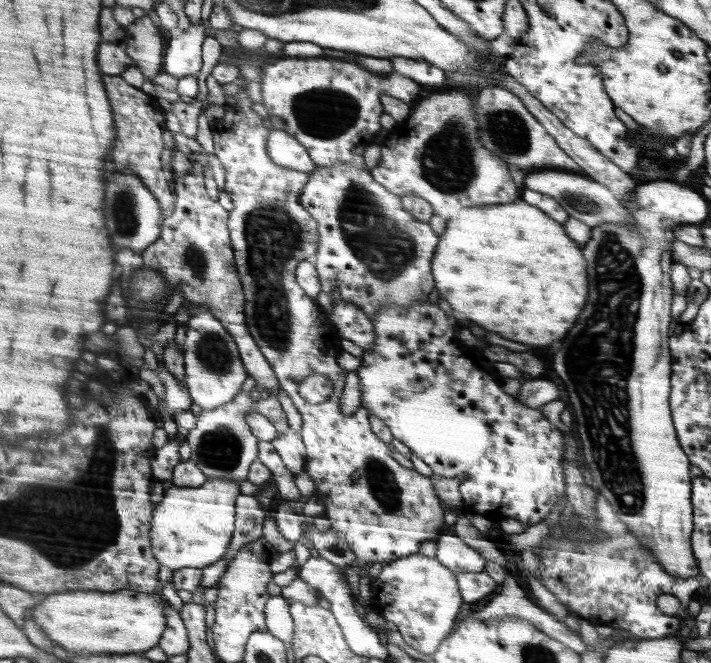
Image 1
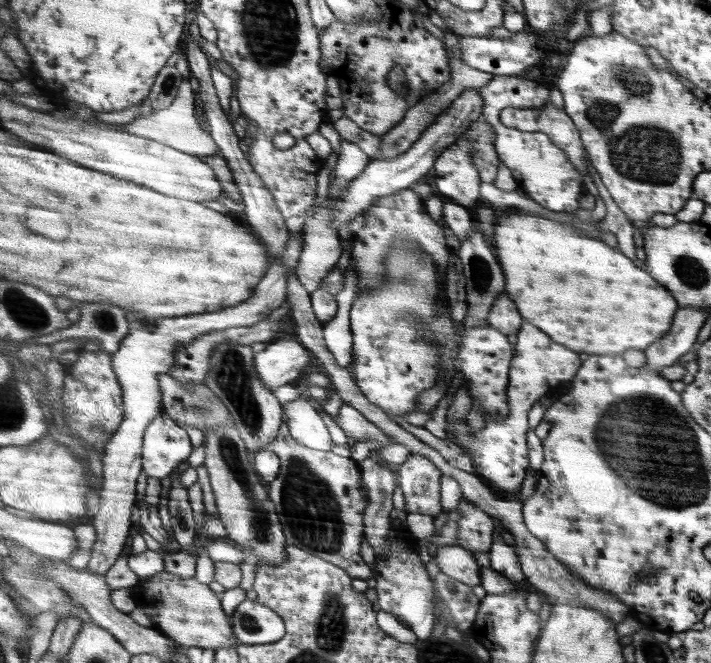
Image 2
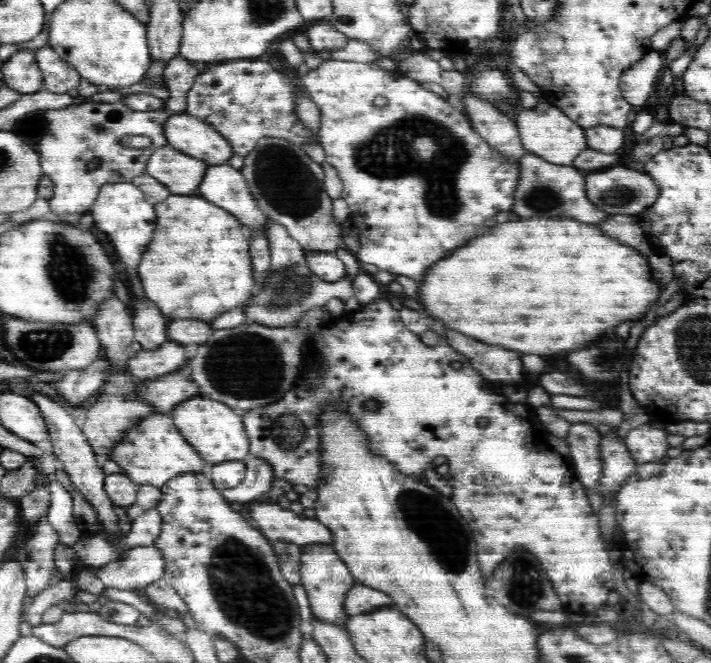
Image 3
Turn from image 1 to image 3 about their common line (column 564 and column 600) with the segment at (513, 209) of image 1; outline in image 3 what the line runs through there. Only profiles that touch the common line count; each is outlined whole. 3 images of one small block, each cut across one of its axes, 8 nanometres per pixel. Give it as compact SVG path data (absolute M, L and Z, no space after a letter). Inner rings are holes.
M532 218L498 224L492 234L470 240L454 256L430 268L426 280L420 284L420 304L432 320L440 320L446 328L454 328L454 332L474 336L486 344L502 344L504 348L538 356L586 346L602 332L614 328L614 324L640 320L658 296L660 290L644 256L604 236L598 224L576 222L572 218Z

